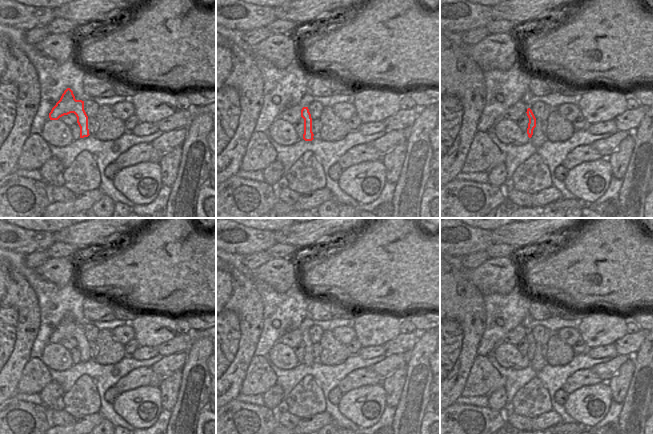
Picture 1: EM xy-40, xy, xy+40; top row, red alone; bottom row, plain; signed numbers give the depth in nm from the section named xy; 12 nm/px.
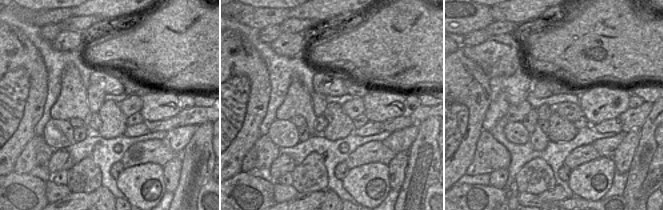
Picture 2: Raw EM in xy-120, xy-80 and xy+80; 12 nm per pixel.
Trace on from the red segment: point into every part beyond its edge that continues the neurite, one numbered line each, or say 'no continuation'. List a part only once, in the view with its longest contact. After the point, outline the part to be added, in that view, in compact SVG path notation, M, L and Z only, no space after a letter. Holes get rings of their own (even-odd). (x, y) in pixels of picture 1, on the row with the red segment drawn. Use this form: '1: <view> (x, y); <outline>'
1: xy+40 (538, 137); M535 127L533 130L533 135L529 139L529 143L531 143L535 148L540 147L546 141L545 133L542 132L539 128Z

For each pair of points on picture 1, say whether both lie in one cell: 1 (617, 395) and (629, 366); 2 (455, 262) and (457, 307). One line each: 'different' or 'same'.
1: same
2: different

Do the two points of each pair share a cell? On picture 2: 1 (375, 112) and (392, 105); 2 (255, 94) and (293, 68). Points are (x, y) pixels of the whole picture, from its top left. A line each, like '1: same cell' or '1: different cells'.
1: same cell
2: different cells

